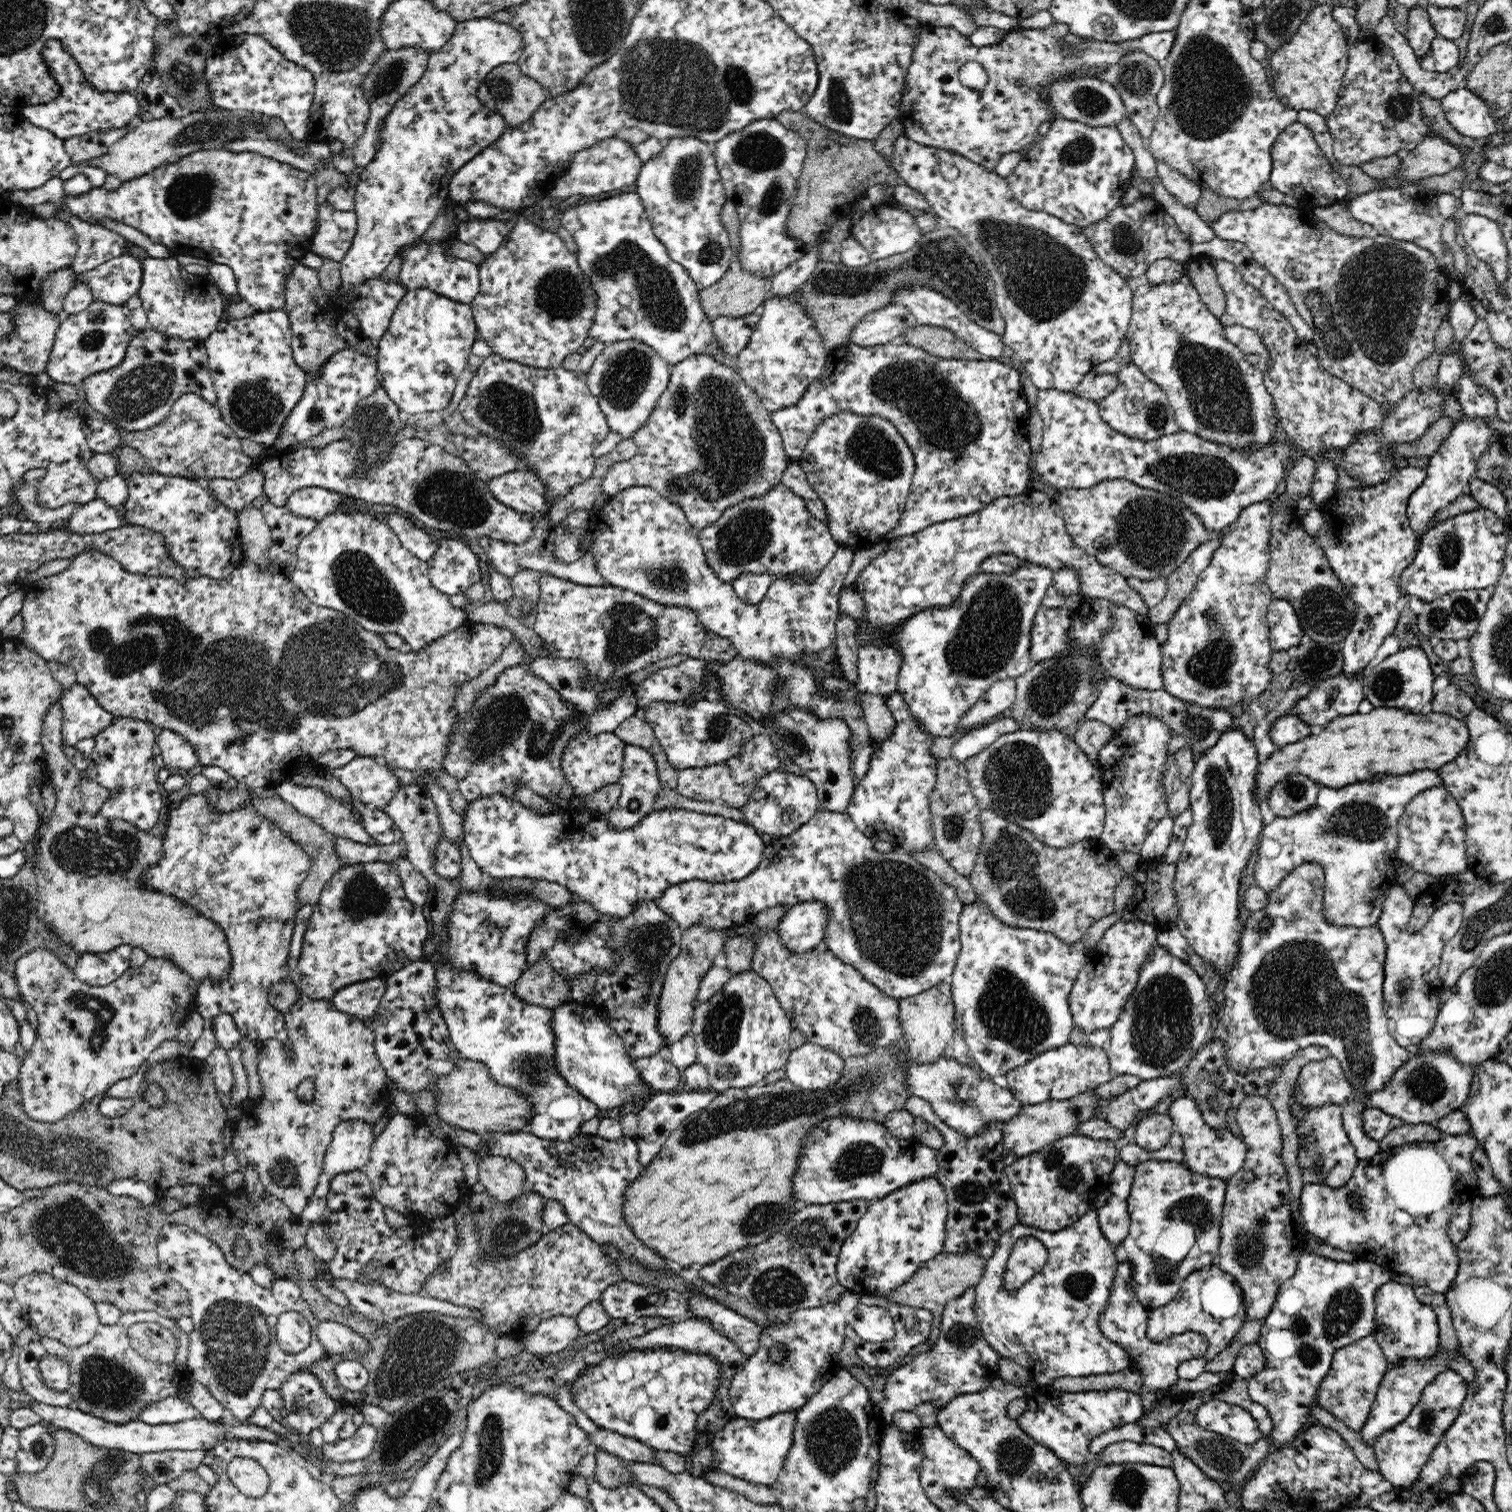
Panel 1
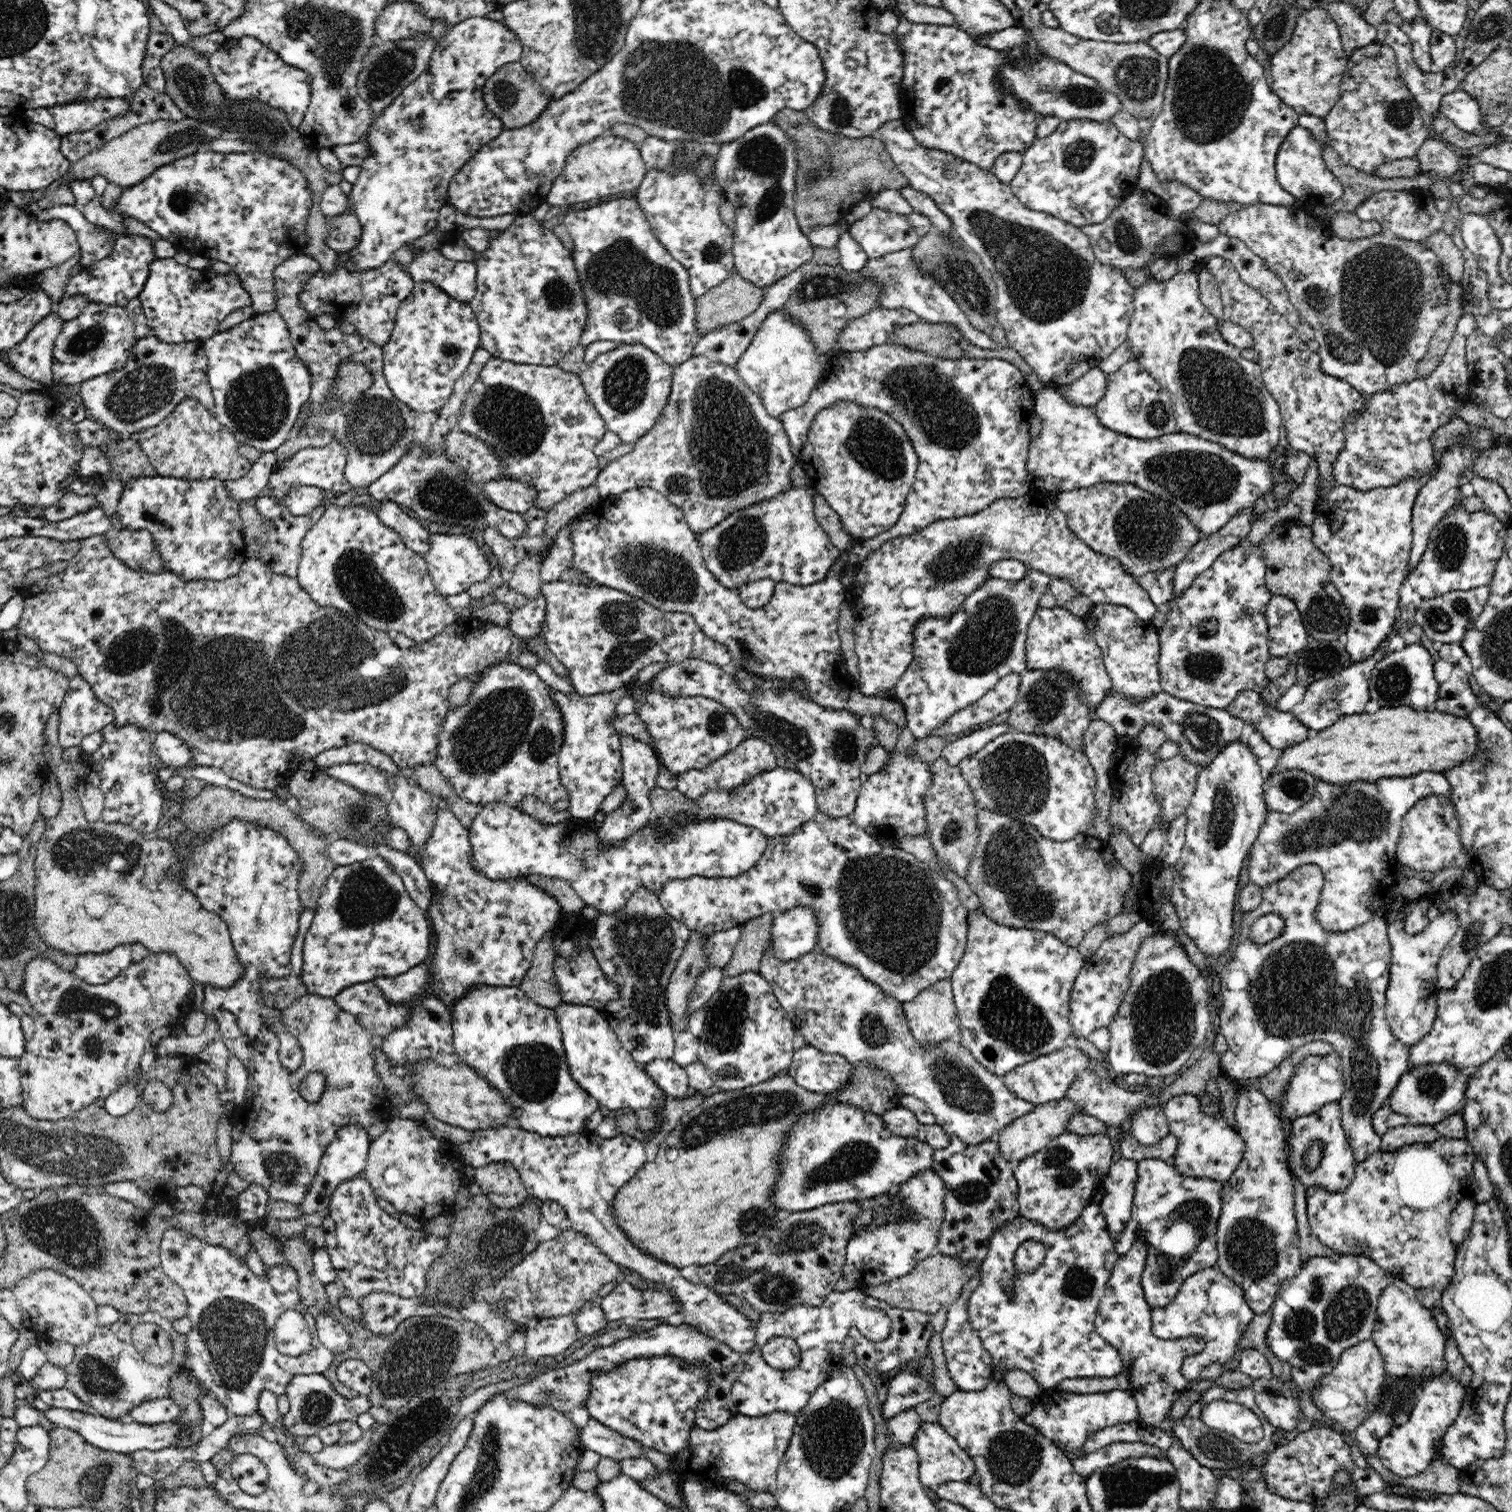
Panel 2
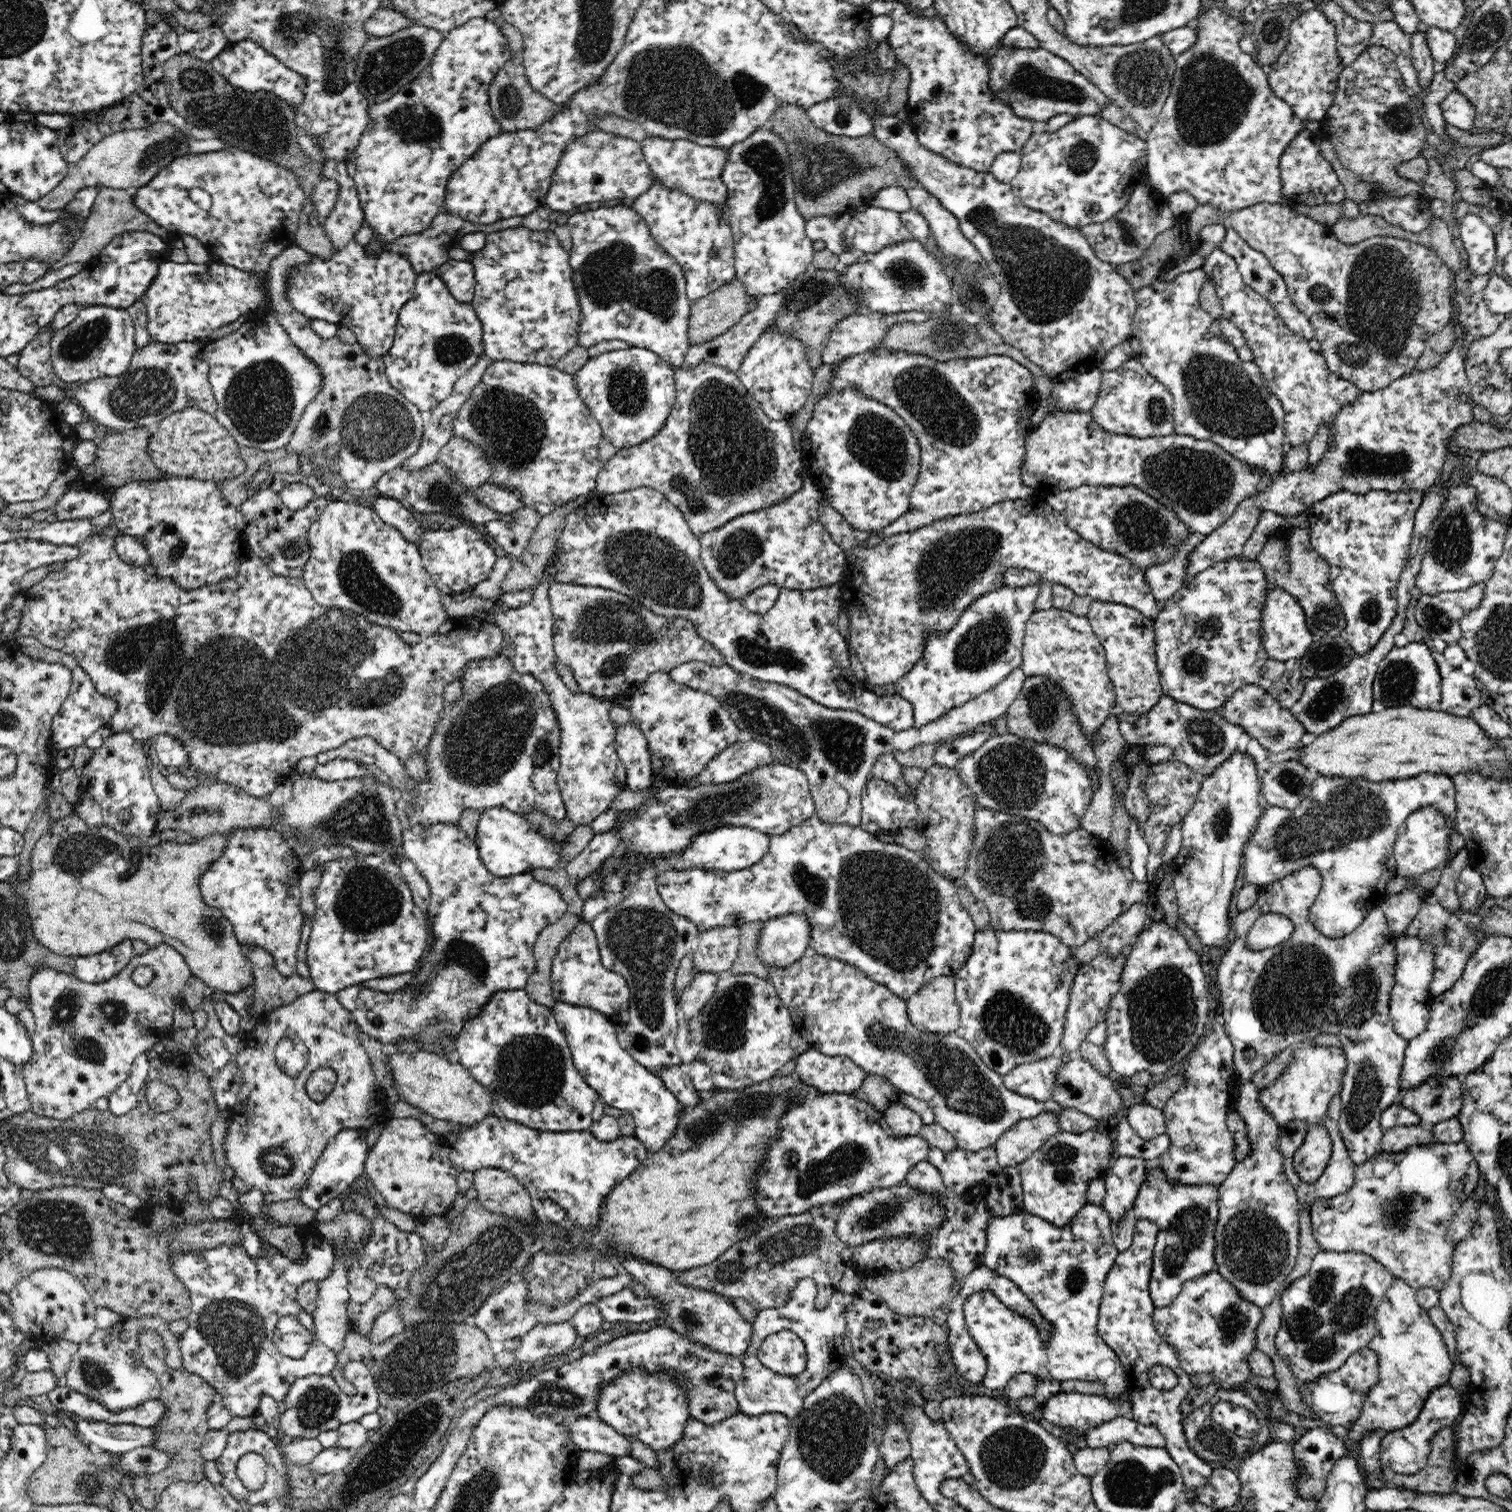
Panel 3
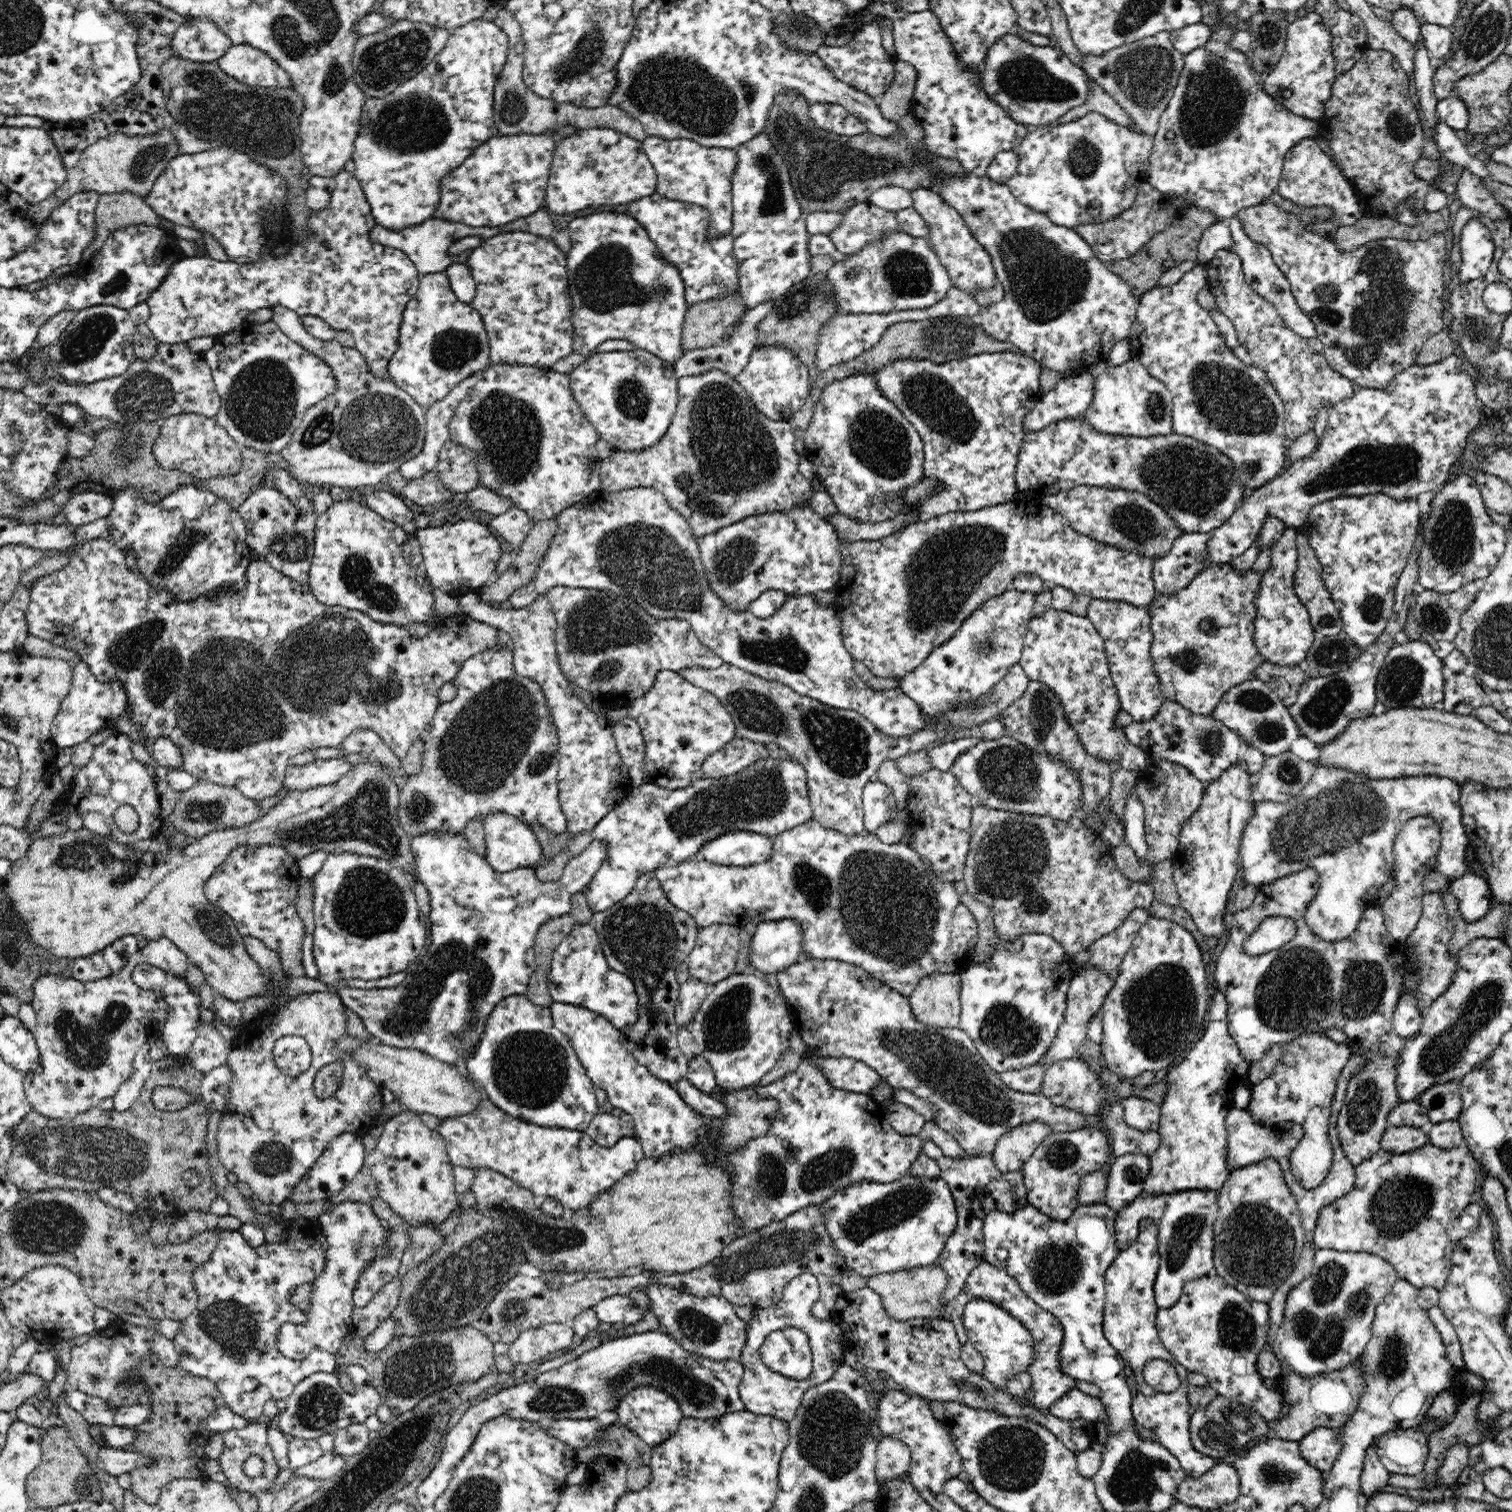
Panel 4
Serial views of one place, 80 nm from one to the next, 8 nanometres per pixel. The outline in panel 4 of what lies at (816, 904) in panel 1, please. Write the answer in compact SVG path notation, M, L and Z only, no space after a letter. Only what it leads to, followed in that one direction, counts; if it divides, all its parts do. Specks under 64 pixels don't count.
M782 918L757 925L750 947L752 971L782 972L802 956L803 928L793 918Z

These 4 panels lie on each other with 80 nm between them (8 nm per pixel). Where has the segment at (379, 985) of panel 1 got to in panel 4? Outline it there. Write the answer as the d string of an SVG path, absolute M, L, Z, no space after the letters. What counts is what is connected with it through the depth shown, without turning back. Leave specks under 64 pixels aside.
M424 832L410 835L410 851L415 872L429 892L431 920L430 946L416 963L416 970L398 985L379 989L341 986L336 990L342 1004L356 1013L374 1040L386 1046L418 1049L442 1062L464 1068L464 1058L480 1042L486 1020L500 998L525 994L529 980L537 968L534 944L538 929L550 919L570 913L570 894L585 888L607 857L607 844L594 839L588 848L571 858L558 882L541 882L536 868L519 868L501 874L495 872L482 854L478 854L463 834Z

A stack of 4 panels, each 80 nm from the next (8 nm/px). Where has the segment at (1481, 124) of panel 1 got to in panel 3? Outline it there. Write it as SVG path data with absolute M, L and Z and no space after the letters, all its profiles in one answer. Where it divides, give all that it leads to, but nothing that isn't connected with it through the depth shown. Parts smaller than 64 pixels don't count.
M1460 91L1448 94L1441 102L1441 109L1447 124L1474 131L1475 106Z

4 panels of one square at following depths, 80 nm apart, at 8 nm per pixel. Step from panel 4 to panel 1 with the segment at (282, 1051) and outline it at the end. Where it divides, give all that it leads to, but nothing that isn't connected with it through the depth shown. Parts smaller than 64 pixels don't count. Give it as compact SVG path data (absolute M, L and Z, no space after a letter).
M204 792L187 794L180 804L169 812L166 830L161 841L160 860L148 866L149 872L142 876L141 886L176 897L178 901L190 905L196 913L214 921L220 930L224 931L228 950L232 955L232 967L224 980L199 981L194 1000L195 1011L202 1016L204 1030L188 1050L188 1055L204 1061L214 1052L217 1047L216 1018L222 1014L229 1014L243 1037L250 1041L276 1039L286 1042L288 1036L285 1017L283 1013L272 1007L267 992L272 985L284 980L291 972L286 960L293 936L295 916L303 905L297 893L312 866L310 855L280 827L262 817L256 811L256 807L247 805L228 813L220 813L220 811L214 811L214 807L210 807Z

